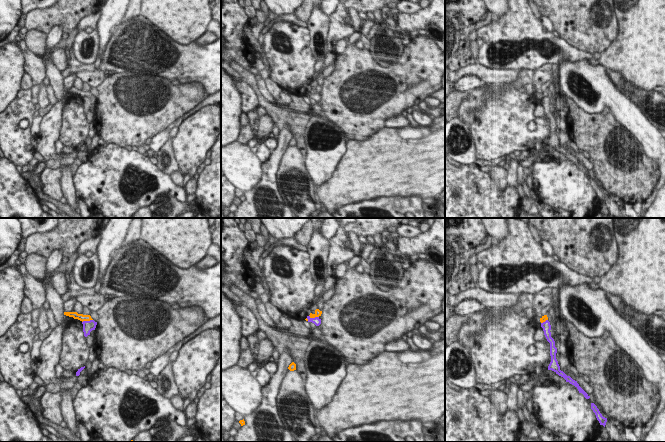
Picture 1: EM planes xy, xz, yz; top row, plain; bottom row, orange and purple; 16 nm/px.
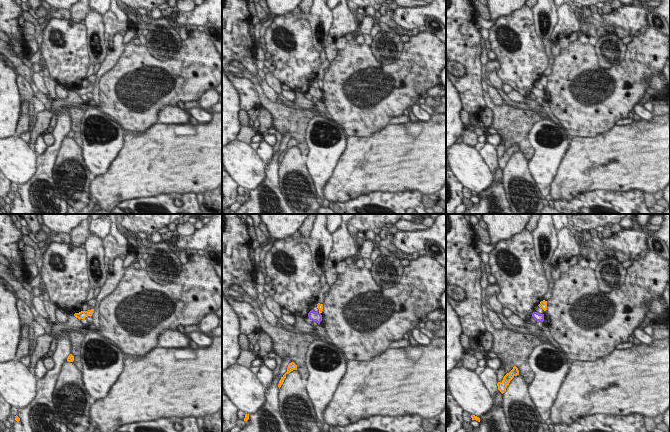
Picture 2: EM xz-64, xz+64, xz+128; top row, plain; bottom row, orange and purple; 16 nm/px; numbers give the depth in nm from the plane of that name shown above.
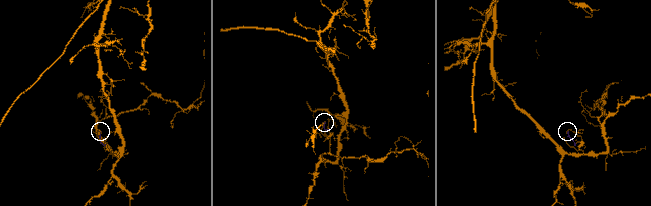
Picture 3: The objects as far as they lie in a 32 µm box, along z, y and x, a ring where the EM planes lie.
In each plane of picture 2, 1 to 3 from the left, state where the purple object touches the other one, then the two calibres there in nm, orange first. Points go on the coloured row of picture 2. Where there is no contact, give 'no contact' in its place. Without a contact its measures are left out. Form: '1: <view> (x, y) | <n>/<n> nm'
1: no contact
2: no contact
3: no contact

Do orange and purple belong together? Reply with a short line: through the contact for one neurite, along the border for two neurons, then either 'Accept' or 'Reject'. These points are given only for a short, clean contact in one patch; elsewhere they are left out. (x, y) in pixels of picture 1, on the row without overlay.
Line: xy (92, 95), (82, 98). Reject

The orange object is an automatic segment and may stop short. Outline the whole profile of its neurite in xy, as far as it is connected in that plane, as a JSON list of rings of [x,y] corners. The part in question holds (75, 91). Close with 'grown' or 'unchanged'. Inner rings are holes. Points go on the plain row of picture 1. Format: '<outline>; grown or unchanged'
[[[64,88],[64,91],[73,93],[74,95],[78,95],[82,98],[93,96],[90,91],[78,90],[77,88]]]; unchanged

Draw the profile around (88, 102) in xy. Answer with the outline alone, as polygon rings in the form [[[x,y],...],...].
[[[90,96],[90,97],[83,97],[82,100],[84,112],[87,113],[88,111],[90,111],[90,108],[92,106],[95,106],[97,98],[95,98],[94,96]]]

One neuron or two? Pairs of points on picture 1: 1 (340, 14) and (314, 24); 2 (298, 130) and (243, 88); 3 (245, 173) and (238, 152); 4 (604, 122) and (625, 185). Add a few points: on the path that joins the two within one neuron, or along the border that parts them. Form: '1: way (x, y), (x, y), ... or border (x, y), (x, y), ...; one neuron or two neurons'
1: border (329, 16), (329, 31), (326, 41); two neurons
2: border (241, 81), (248, 84), (258, 98); two neurons
3: way (242, 168), (238, 164), (238, 157); one neuron
4: way (604, 138), (603, 151), (607, 162), (614, 169); one neuron

